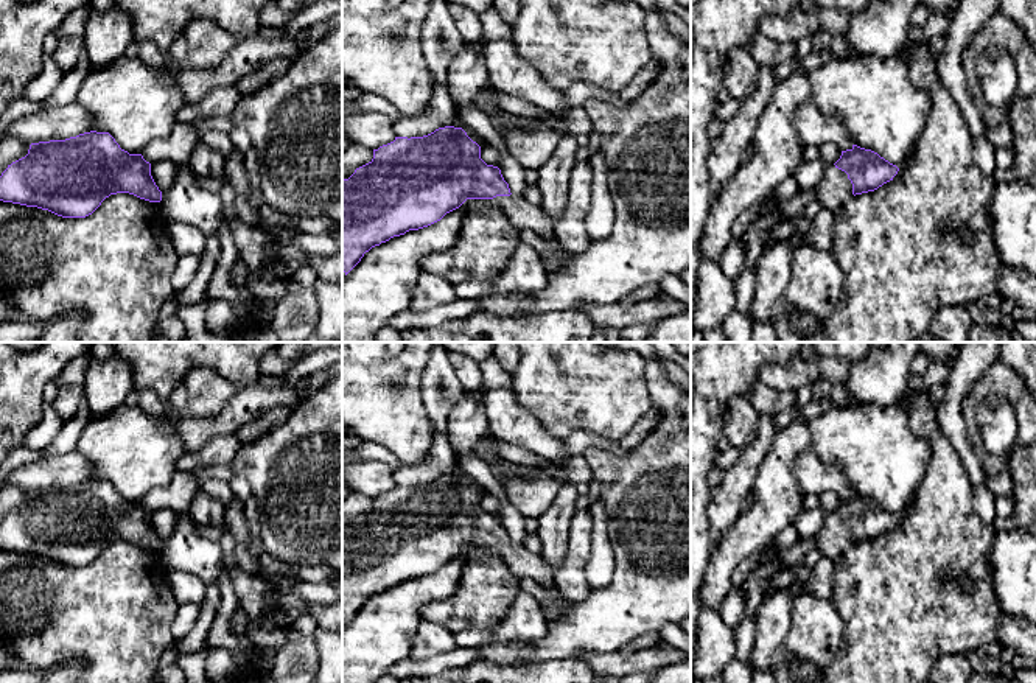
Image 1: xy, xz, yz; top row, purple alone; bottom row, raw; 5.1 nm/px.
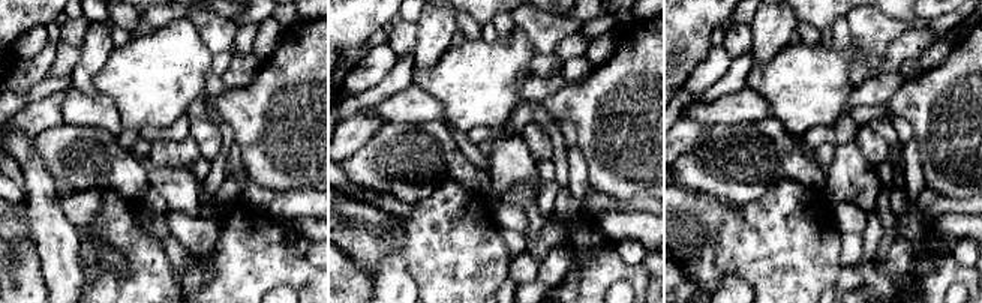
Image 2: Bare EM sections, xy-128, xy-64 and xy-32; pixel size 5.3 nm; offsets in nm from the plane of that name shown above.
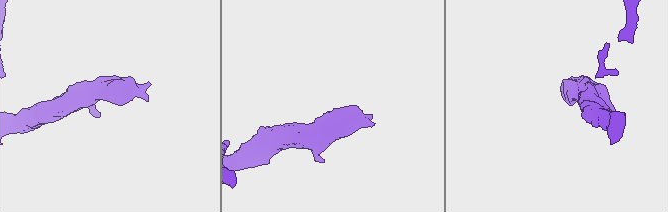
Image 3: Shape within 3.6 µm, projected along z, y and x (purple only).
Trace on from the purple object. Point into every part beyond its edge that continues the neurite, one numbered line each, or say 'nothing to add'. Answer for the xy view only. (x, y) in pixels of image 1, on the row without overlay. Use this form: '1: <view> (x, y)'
nothing to add

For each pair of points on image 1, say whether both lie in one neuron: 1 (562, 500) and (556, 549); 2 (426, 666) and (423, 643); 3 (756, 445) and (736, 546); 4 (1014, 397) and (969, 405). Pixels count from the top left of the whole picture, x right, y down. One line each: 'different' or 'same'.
1: same
2: different
3: different
4: same

